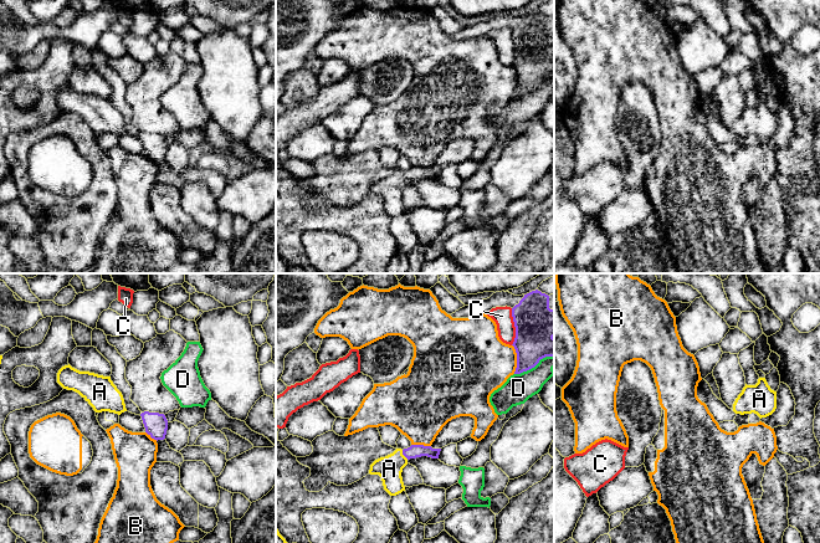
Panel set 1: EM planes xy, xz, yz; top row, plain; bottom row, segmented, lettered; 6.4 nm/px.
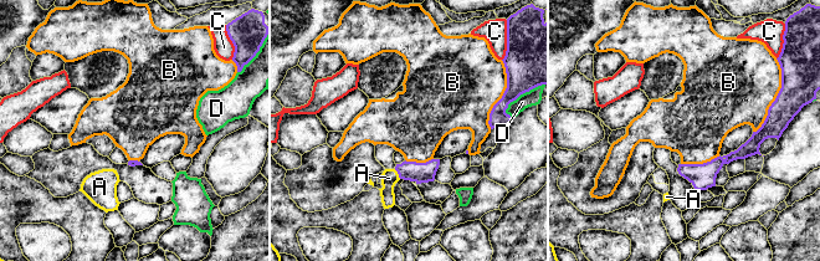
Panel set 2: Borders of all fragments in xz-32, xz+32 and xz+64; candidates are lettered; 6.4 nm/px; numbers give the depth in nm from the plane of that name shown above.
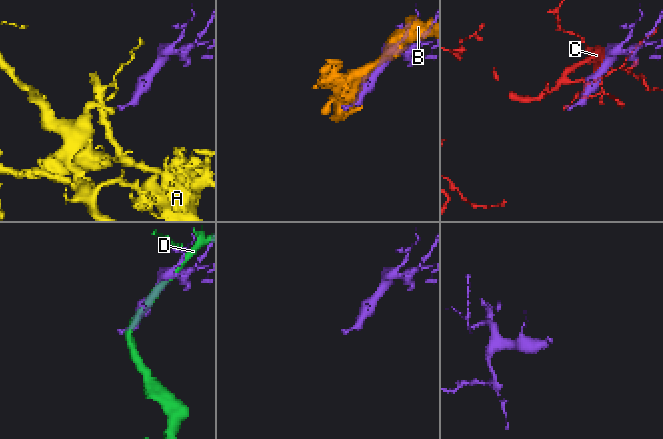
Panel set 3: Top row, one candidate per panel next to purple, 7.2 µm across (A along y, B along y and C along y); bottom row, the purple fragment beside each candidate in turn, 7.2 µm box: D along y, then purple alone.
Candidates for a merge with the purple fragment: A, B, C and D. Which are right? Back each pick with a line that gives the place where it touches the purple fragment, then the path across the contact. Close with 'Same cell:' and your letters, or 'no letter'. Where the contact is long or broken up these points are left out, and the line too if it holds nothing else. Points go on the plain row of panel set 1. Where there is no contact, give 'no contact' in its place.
A: xz (404, 177) | across xz (414, 173), (404, 177), (389, 190)
Same cell: A

